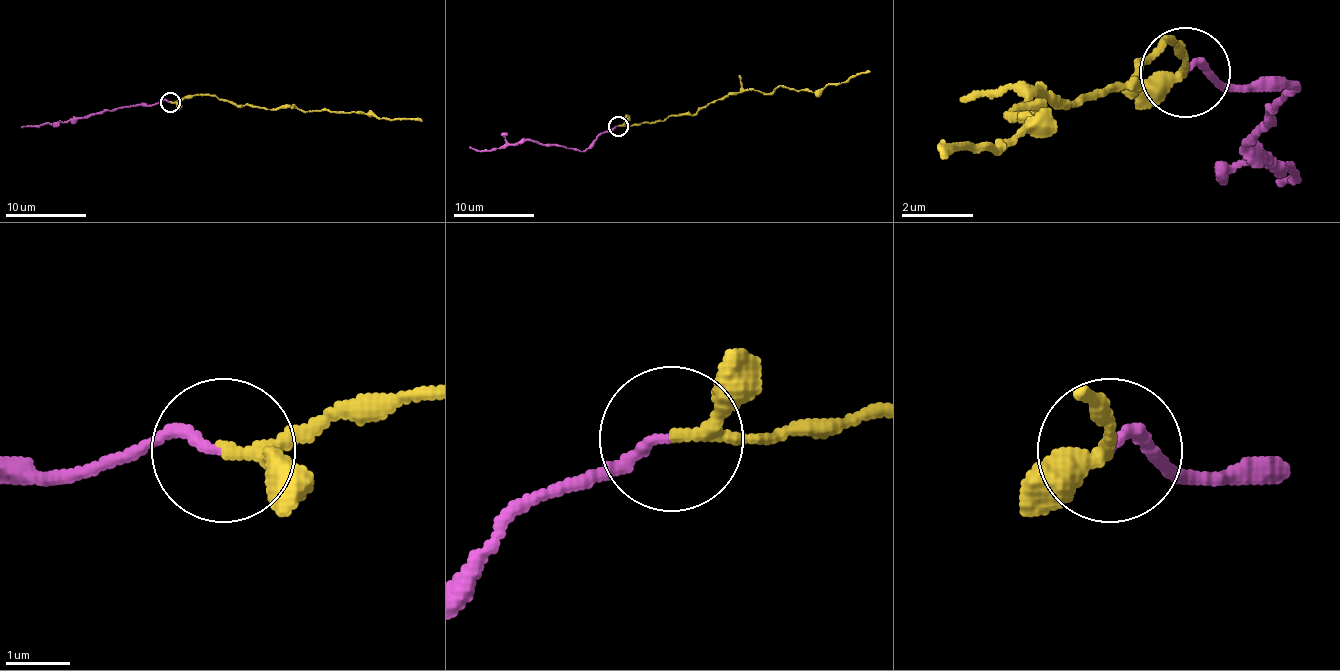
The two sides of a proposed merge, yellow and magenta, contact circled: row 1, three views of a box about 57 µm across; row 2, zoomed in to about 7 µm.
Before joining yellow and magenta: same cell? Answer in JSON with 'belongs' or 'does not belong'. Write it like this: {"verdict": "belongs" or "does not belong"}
{"verdict": "belongs"}

